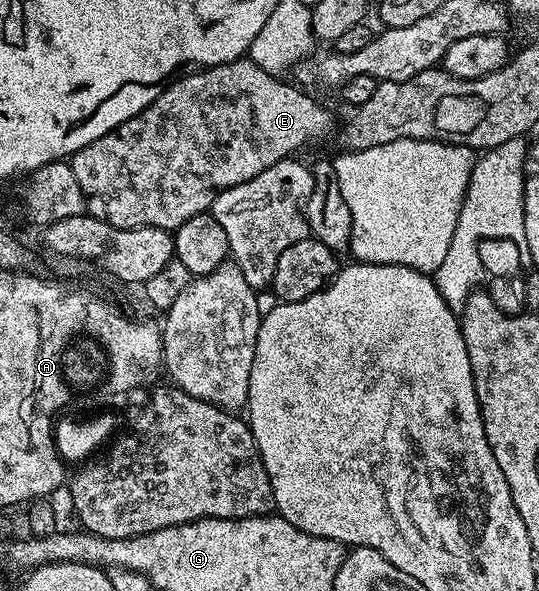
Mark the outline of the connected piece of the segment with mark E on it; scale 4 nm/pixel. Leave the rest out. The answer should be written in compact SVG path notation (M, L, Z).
M243 56L238 58L235 62L225 62L219 66L210 66L206 70L198 70L194 74L183 74L180 78L175 78L173 82L167 85L164 92L160 92L160 96L156 96L156 100L152 100L152 104L148 104L148 108L144 108L136 116L132 116L128 120L124 120L124 124L120 124L116 128L112 128L112 132L108 132L104 136L100 136L96 140L92 140L92 144L84 144L84 148L80 148L75 154L70 155L68 161L72 168L72 176L76 176L76 184L80 184L80 192L84 192L86 197L85 213L92 215L94 218L104 220L108 224L112 224L116 228L144 228L145 226L151 226L152 228L160 228L161 230L175 231L180 228L180 224L184 224L184 220L192 220L192 216L197 214L204 214L209 211L209 208L213 202L218 199L220 194L223 194L228 188L236 188L236 184L244 184L248 180L252 180L252 176L260 176L260 172L264 172L264 168L272 168L272 164L276 164L280 160L291 157L301 146L306 146L309 142L322 142L325 138L335 137L336 134L336 114L329 110L326 106L321 106L316 99L310 94L305 94L302 90L297 90L294 86L289 86L286 82L281 82L281 77L264 72L264 68L260 68L260 64L250 61L249 57Z

